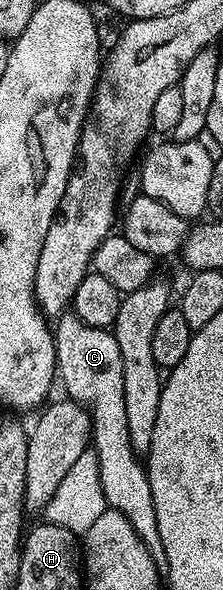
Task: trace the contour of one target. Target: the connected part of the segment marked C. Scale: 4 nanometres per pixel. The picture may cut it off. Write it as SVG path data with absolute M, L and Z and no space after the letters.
M67 311L57 318L52 332L57 380L60 385L62 381L66 388L65 396L86 408L90 415L92 451L100 467L100 491L104 491L106 504L109 508L120 511L120 515L124 515L124 519L128 519L128 523L136 527L136 535L140 535L144 547L148 547L158 570L165 570L164 543L160 543L160 527L156 527L156 503L152 503L152 487L146 474L146 466L132 447L132 439L128 435L128 414L124 412L124 359L120 359L120 343L116 343L110 329L88 327L73 311Z

